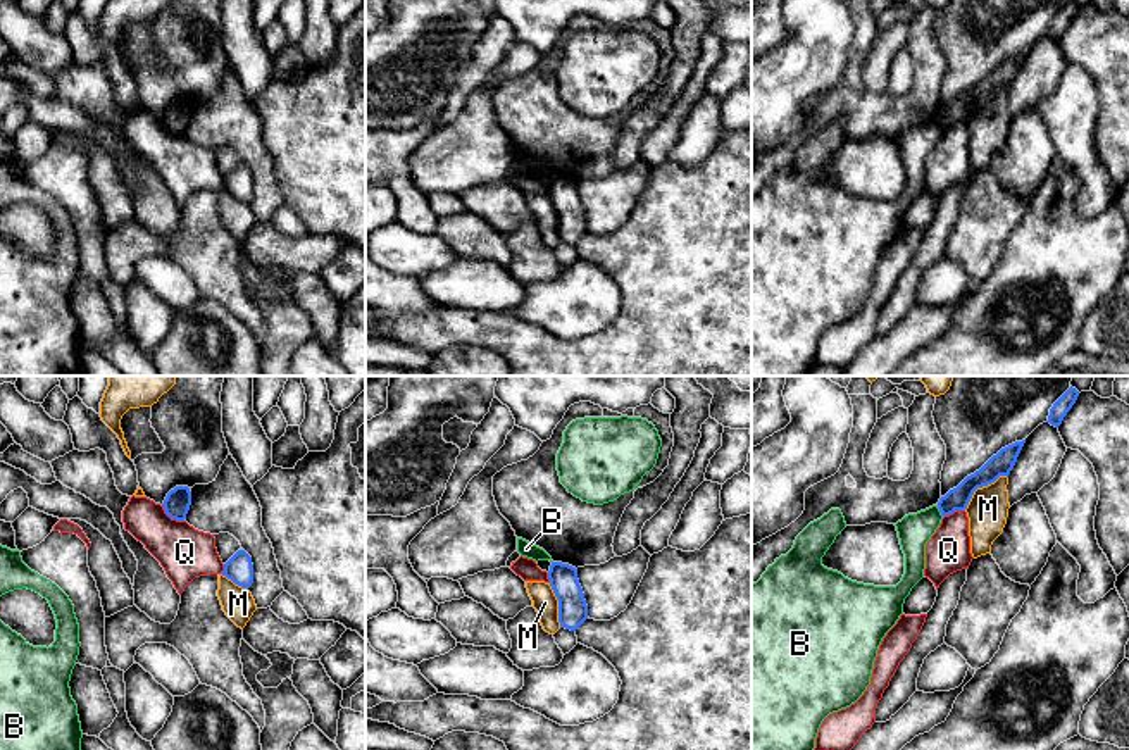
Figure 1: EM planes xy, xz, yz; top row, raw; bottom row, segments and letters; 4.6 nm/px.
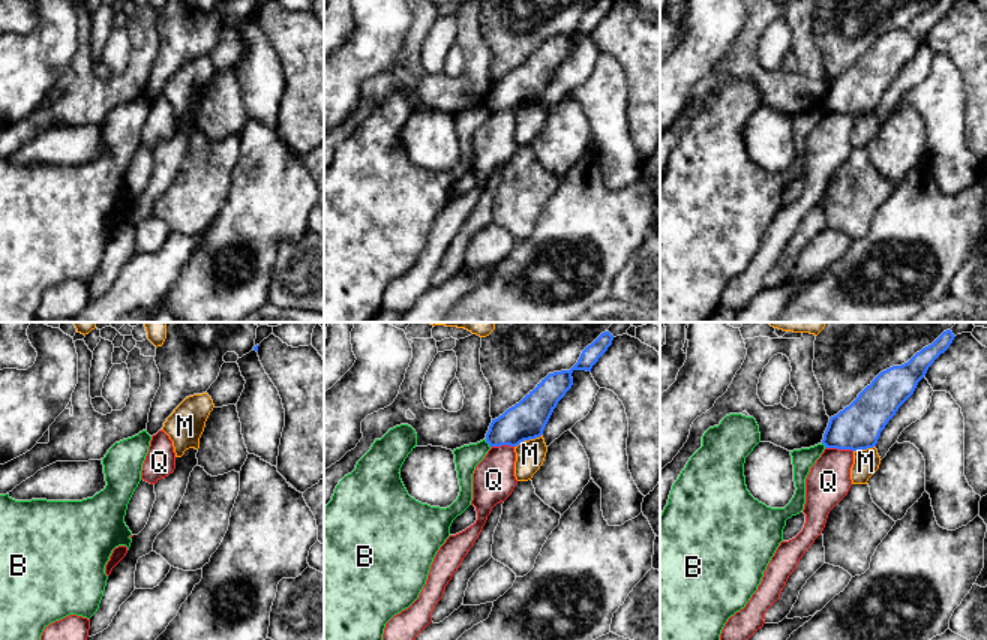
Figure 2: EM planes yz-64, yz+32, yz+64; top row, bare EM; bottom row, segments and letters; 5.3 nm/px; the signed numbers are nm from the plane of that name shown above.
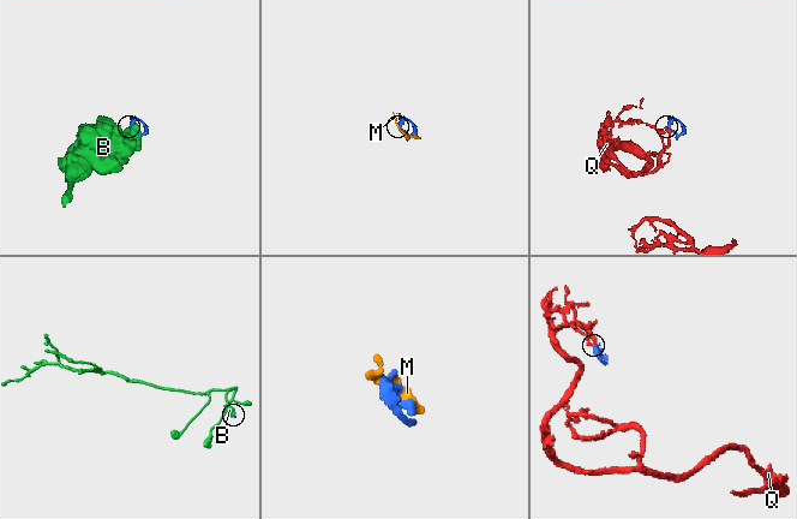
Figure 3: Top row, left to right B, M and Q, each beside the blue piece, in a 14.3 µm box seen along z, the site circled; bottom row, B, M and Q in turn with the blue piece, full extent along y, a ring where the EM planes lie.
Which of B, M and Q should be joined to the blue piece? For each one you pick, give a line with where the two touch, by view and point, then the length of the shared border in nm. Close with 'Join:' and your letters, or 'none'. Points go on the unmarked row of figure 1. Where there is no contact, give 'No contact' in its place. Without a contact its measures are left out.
Join: none

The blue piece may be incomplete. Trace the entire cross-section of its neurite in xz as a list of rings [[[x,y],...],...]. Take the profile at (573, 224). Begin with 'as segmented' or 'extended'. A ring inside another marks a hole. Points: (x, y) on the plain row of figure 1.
as segmented | [[[552,176],[548,193],[558,214],[560,241],[576,245],[588,233],[588,219],[577,193],[577,183],[569,178]]]

